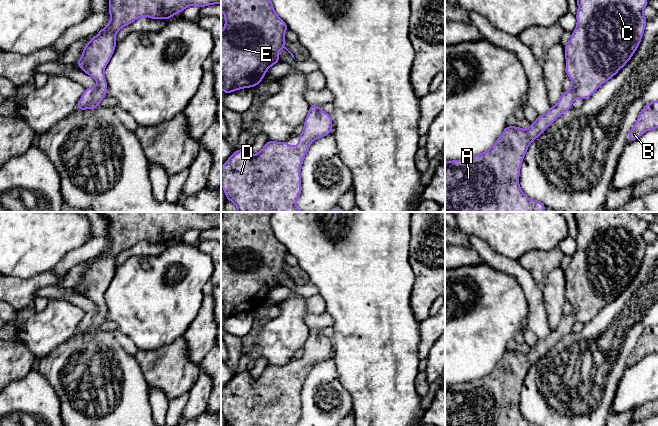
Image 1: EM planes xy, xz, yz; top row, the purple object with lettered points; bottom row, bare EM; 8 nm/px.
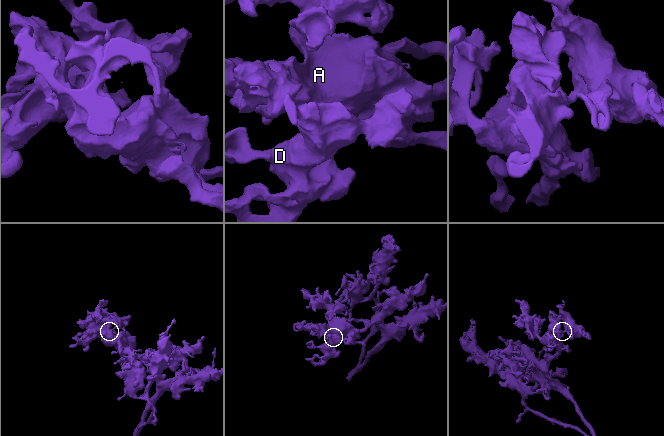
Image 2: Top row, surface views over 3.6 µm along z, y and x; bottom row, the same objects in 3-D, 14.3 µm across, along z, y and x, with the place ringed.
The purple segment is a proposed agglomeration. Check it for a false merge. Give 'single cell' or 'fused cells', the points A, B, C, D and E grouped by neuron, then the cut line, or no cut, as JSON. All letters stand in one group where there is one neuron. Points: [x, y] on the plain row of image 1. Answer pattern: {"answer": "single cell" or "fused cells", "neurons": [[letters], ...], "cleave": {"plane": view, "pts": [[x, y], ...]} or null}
{"answer": "single cell", "neurons": [["A", "B", "C", "D", "E"]], "cleave": null}

